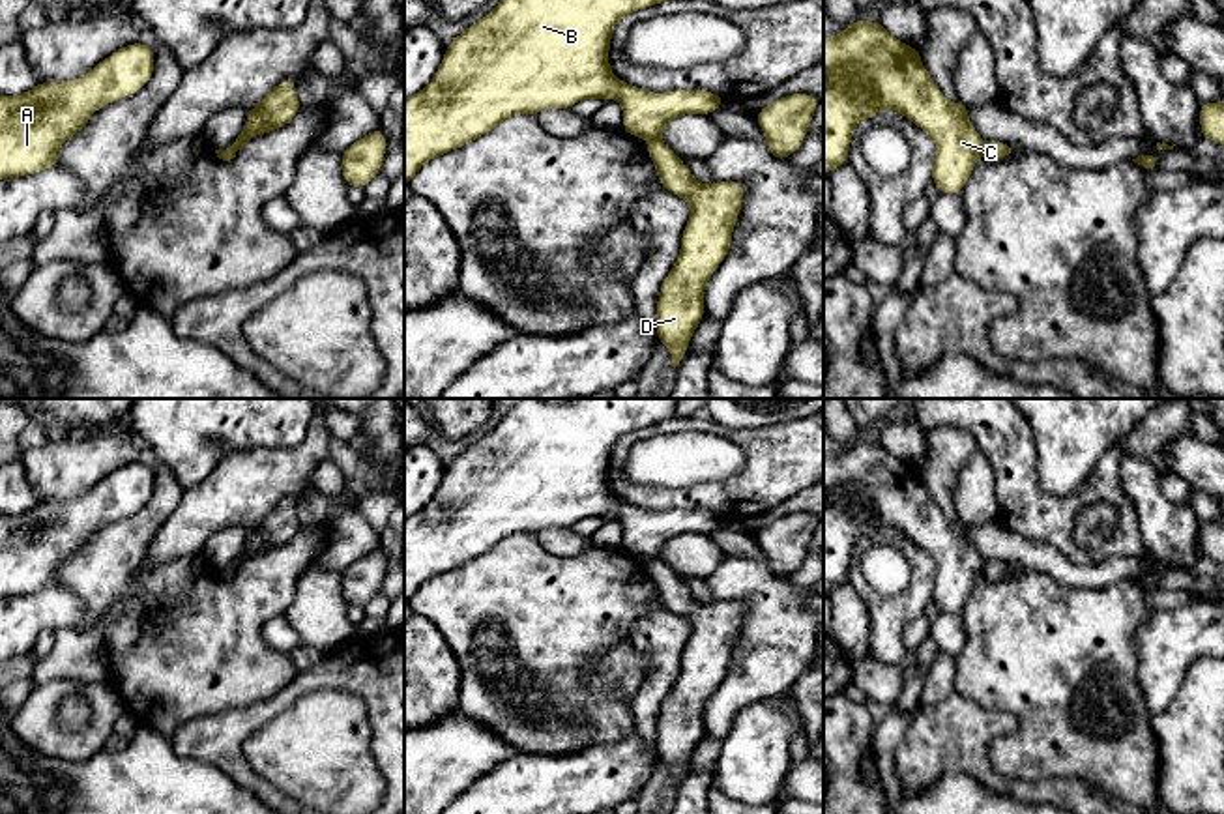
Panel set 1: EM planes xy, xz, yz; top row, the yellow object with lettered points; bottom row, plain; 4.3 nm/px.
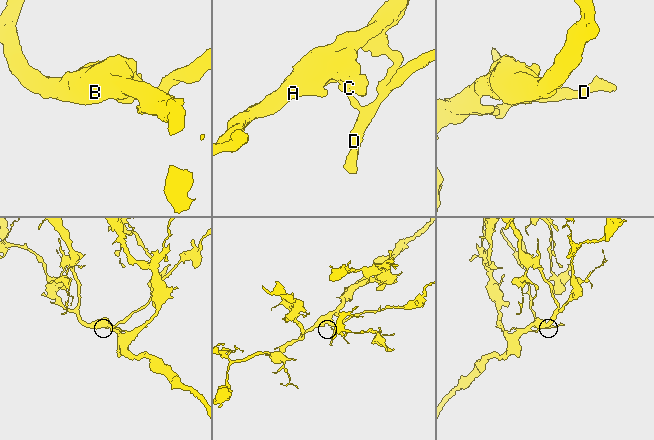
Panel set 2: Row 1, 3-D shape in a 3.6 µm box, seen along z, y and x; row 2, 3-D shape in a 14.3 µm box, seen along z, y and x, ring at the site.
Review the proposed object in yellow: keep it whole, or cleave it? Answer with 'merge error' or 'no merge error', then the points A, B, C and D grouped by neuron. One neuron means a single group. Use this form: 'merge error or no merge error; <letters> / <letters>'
merge error; A B C / D

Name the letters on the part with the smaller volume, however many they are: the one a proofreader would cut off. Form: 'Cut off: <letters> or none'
Cut off: D

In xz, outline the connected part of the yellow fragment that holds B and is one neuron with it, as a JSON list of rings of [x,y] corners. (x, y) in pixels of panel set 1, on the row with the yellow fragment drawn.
[[[500,0],[498,6],[459,34],[444,52],[432,80],[404,99],[404,185],[430,159],[453,152],[498,127],[515,114],[535,116],[550,109],[573,109],[580,99],[614,97],[623,109],[623,131],[631,137],[661,138],[664,127],[683,114],[711,114],[726,101],[707,90],[655,94],[616,79],[608,51],[612,30],[625,15],[664,0]]]

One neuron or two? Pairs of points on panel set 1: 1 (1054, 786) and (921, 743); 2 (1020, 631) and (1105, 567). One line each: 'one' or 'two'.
1: one
2: two

